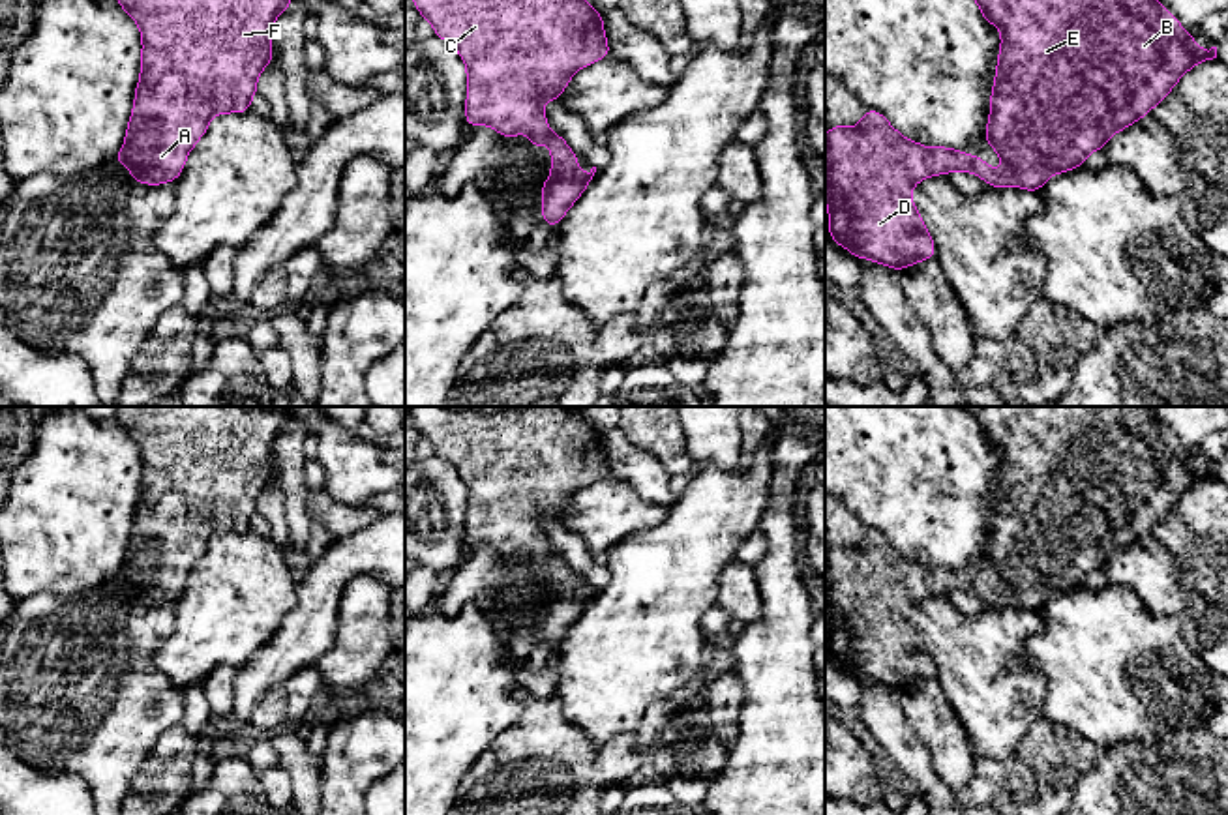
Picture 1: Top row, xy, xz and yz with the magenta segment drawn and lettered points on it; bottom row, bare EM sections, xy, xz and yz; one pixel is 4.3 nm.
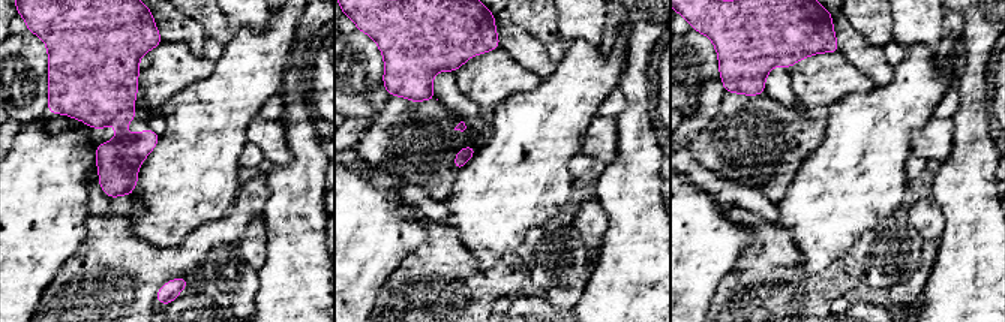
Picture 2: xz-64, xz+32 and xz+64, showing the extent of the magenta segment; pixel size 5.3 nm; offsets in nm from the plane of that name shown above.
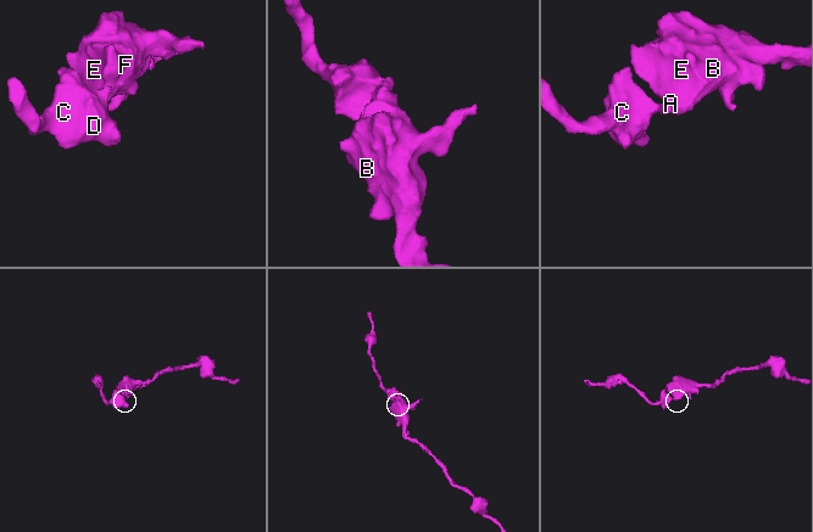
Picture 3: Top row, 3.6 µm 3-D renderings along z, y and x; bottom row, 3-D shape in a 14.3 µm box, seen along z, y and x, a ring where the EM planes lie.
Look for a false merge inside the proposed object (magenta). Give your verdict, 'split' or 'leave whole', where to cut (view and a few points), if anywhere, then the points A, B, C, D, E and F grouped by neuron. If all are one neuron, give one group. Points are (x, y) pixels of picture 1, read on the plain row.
leave whole; cut none; groups A B C D E F

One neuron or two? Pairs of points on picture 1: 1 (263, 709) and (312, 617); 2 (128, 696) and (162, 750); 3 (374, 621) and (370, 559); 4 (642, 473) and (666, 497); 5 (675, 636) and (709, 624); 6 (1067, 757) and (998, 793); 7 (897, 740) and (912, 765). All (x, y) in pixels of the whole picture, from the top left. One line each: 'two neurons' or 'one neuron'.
1: two neurons
2: two neurons
3: two neurons
4: one neuron
5: two neurons
6: one neuron
7: one neuron

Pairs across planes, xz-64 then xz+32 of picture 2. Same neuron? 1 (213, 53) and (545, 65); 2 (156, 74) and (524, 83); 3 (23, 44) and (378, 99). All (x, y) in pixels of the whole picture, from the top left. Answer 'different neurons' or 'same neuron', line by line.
1: different neurons
2: same neuron
3: different neurons

